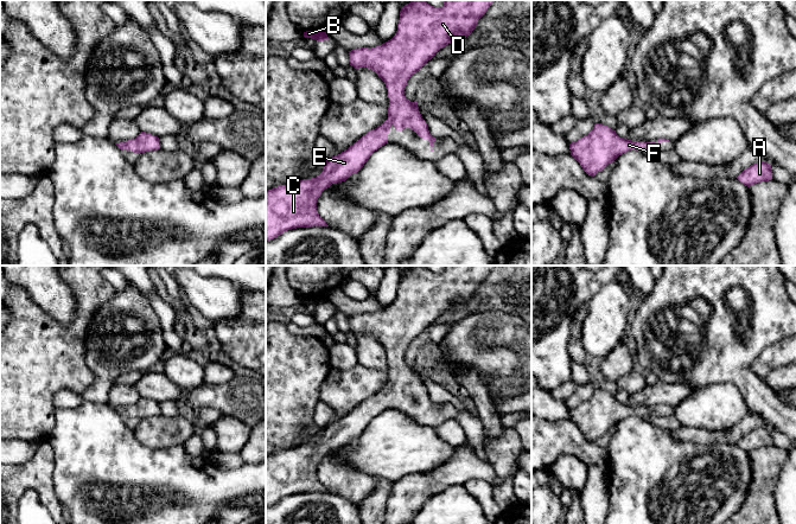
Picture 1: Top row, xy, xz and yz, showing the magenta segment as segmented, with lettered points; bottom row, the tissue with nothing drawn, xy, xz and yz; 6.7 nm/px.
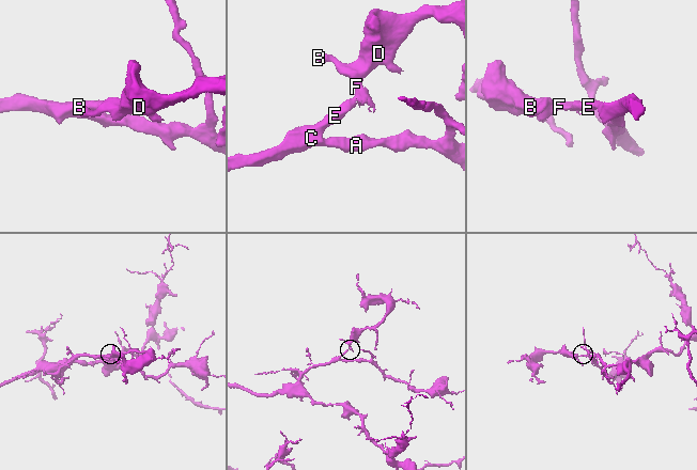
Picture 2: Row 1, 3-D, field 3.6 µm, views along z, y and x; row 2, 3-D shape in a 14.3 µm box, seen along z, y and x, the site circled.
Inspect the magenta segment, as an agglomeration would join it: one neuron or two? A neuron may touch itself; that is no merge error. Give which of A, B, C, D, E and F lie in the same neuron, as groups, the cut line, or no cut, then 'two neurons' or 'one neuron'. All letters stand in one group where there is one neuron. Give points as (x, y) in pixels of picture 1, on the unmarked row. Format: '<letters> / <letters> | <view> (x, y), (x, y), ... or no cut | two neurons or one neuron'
A B C D E F | no cut | one neuron

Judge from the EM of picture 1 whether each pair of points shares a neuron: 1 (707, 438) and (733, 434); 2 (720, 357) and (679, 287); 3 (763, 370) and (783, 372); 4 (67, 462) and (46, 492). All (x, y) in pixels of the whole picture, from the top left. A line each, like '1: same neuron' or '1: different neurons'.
1: same neuron
2: same neuron
3: different neurons
4: different neurons

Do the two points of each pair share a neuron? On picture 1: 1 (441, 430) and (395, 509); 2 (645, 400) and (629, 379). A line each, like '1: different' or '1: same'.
1: different
2: different

